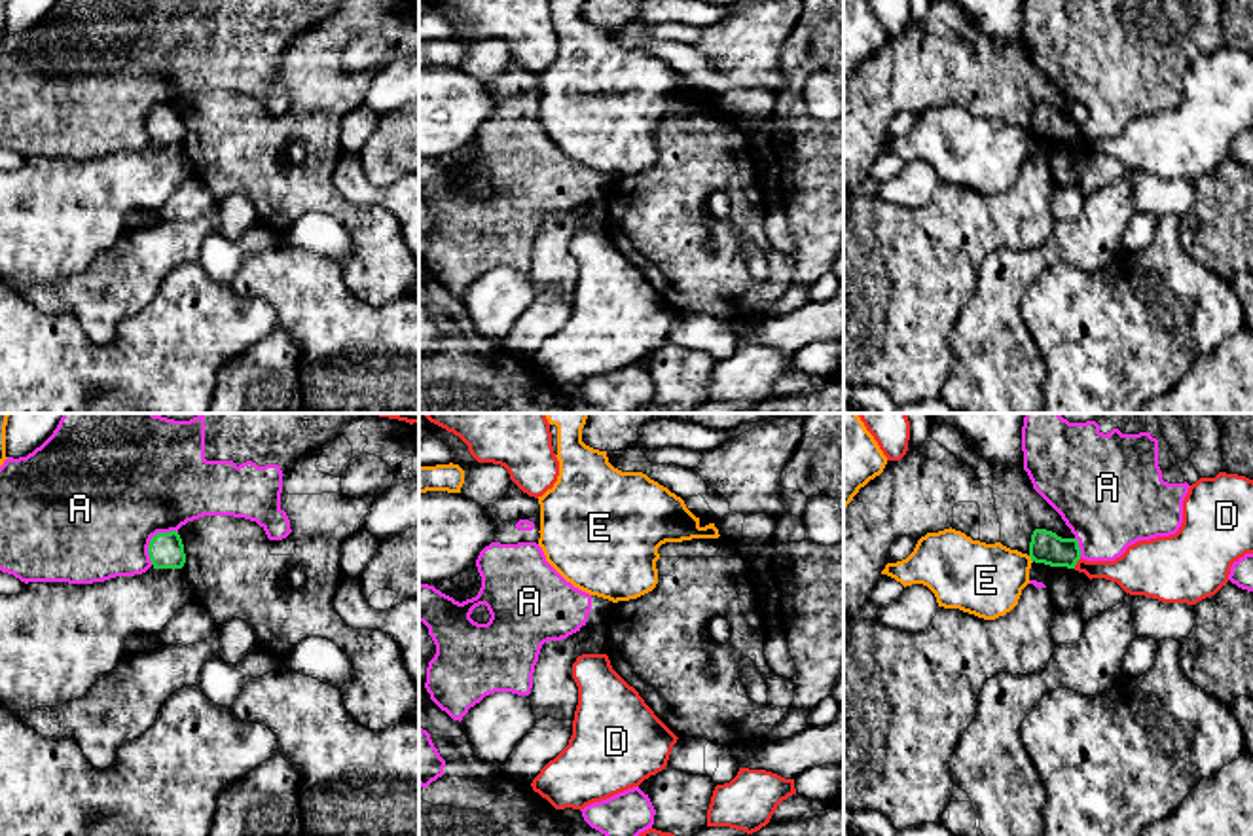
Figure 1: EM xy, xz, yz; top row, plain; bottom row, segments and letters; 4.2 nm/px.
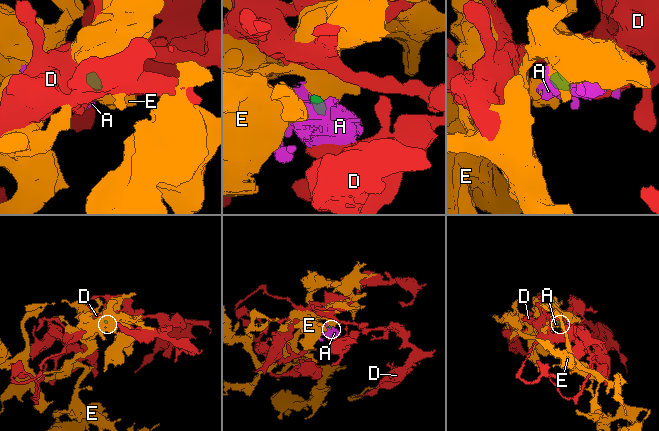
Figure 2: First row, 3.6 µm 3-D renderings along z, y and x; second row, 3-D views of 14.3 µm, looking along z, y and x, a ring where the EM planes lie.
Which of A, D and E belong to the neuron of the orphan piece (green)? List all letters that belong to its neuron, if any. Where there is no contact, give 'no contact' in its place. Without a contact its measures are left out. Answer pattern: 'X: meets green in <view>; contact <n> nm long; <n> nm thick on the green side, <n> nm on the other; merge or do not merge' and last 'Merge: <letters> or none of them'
A: meets green in xy; contact 190 nm long; 150 nm thick on the green side, 500 nm on the other; do not merge
D: meets green in yz; contact 60 nm long; 140 nm thick on the green side, 170 nm on the other; merge
E: meets green in yz; contact 40 nm long; 140 nm thick on the green side, 300 nm on the other; do not merge
Merge: D

